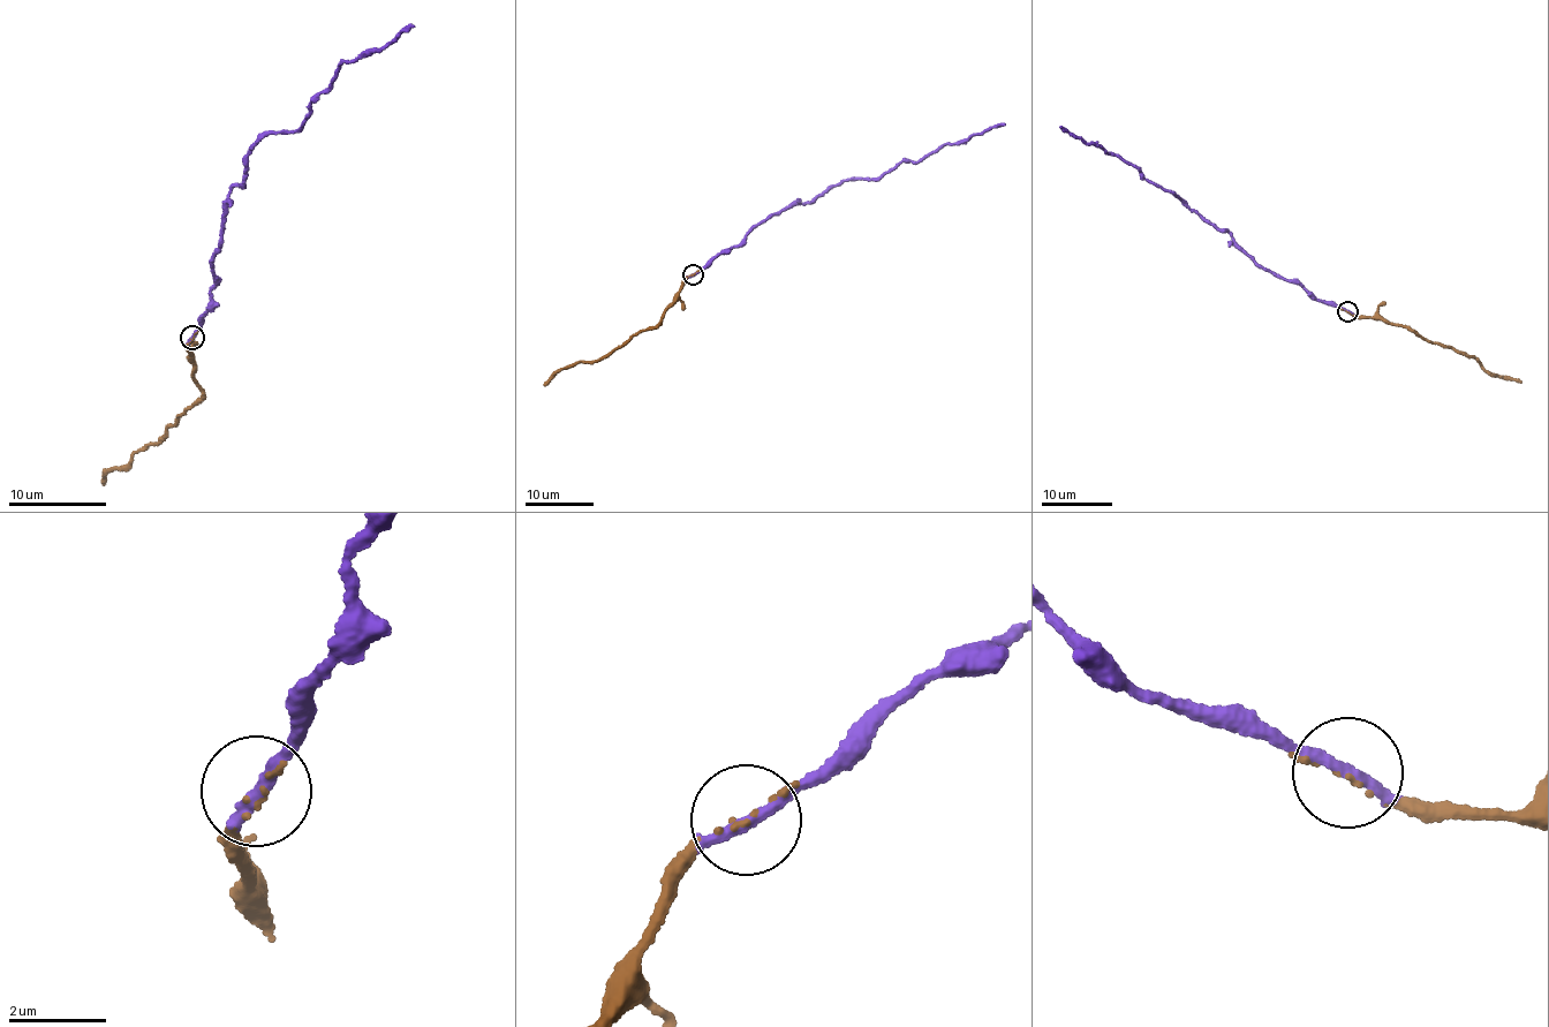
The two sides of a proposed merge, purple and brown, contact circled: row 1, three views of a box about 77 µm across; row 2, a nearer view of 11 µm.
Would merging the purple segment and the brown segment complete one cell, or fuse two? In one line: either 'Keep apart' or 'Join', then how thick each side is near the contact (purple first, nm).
Join. Thickness 240 nm (purple) against 60 nm

